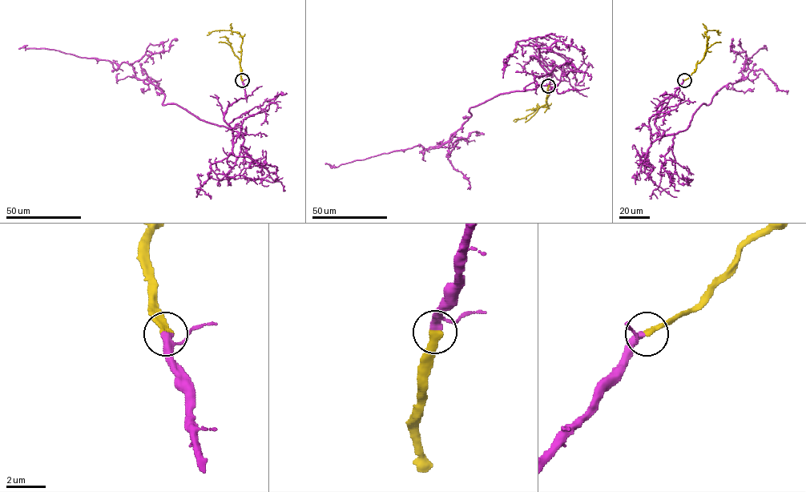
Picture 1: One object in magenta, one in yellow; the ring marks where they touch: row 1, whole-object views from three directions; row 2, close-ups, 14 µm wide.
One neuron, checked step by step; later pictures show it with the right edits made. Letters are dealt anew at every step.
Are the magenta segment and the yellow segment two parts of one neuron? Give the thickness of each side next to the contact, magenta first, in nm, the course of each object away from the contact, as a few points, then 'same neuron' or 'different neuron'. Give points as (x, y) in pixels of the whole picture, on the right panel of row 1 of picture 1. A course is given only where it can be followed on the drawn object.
280/360 nm | magenta via (684, 80), (657, 107), (654, 125), (661, 136), (683, 131), (702, 104), (740, 79), (745, 60), (763, 49) | yellow via (684, 80), (703, 57), (707, 42), (705, 32), (717, 30), (719, 35) | same neuron

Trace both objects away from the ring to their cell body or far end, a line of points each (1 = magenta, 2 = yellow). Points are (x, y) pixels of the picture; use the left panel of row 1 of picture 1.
1: (242, 80), (245, 97), (223, 117), (233, 136), (163, 105), (125, 62), (18, 49)
2: (242, 80), (239, 63), (241, 36), (229, 30), (215, 30), (207, 35)

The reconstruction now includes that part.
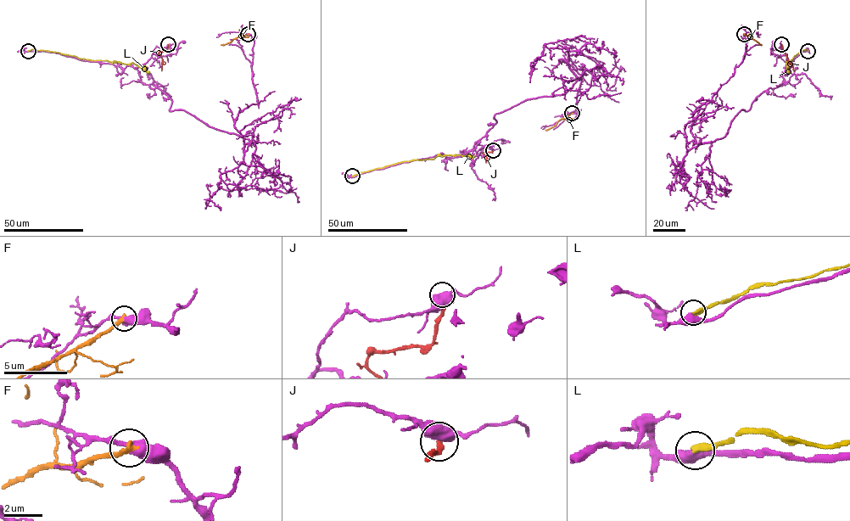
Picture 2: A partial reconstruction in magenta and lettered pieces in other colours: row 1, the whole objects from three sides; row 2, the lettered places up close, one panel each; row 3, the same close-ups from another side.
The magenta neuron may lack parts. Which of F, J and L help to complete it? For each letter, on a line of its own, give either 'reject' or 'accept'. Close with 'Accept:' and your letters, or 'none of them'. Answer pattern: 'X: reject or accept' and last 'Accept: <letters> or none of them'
F: reject
J: reject
L: reject
Accept: none of them

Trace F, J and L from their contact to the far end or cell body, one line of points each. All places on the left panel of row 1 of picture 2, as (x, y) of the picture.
F: (248, 34), (220, 45)
J: (168, 45), (166, 51), (159, 53), (162, 59), (161, 70)
L: (27, 51), (47, 50), (91, 60), (133, 63), (149, 72)

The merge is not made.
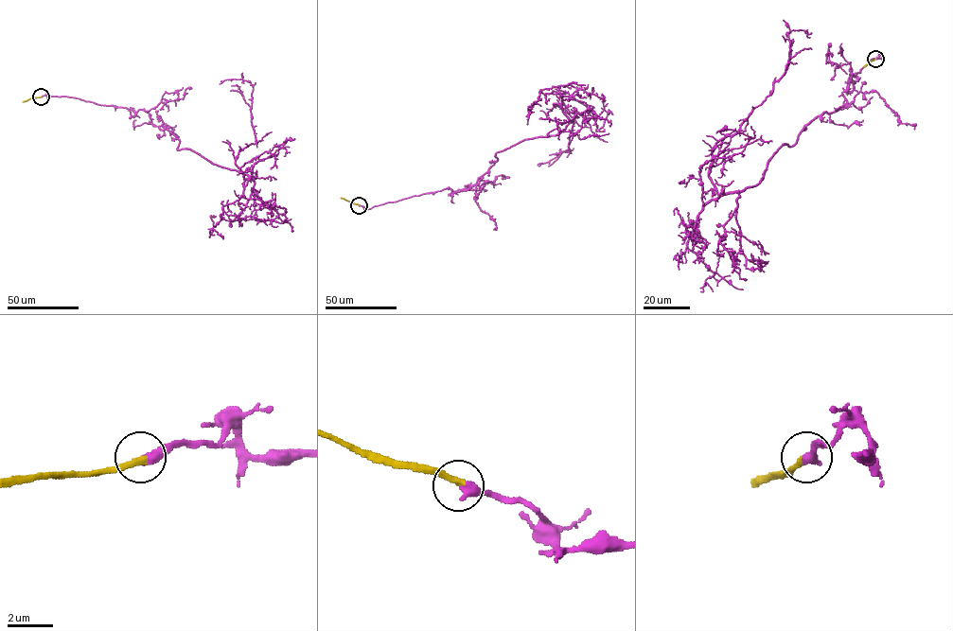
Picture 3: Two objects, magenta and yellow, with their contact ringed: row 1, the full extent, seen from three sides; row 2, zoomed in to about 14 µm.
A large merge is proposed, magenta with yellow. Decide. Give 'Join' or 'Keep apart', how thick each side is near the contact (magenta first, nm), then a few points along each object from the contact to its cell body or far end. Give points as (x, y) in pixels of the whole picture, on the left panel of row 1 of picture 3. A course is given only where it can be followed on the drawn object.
Join. Thickness 440 nm (magenta) against 300 nm. Course of magenta: (41, 96), (143, 109), (178, 150), (252, 178), (236, 160), (255, 143), (253, 86), (220, 83). Course of yellow: (41, 96), (22, 101)

